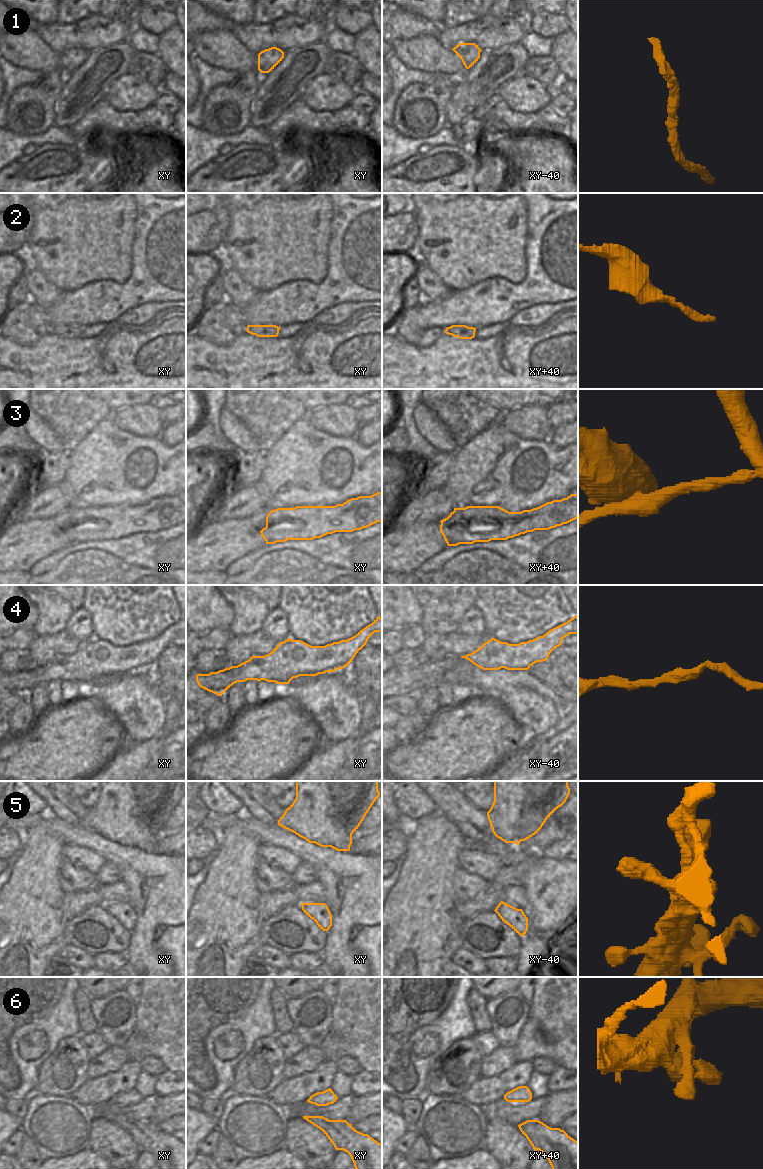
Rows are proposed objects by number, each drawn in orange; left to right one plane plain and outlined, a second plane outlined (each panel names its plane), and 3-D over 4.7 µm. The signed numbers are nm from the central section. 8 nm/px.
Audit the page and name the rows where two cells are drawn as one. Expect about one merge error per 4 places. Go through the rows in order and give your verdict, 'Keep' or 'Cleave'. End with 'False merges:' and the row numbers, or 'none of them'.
1: Keep
2: Keep
3: Keep
4: Keep
5: Keep
6: Keep
False merges: none of them

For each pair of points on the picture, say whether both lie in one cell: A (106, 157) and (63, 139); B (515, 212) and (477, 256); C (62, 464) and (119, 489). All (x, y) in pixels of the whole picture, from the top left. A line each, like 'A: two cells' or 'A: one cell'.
A: two cells
B: one cell
C: two cells

